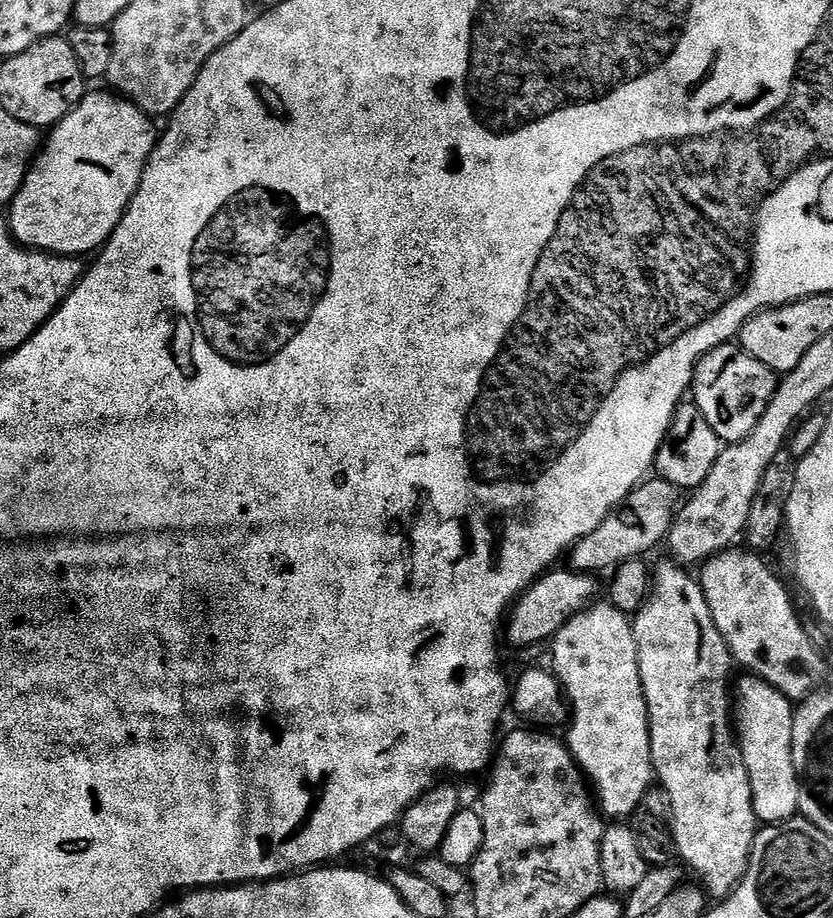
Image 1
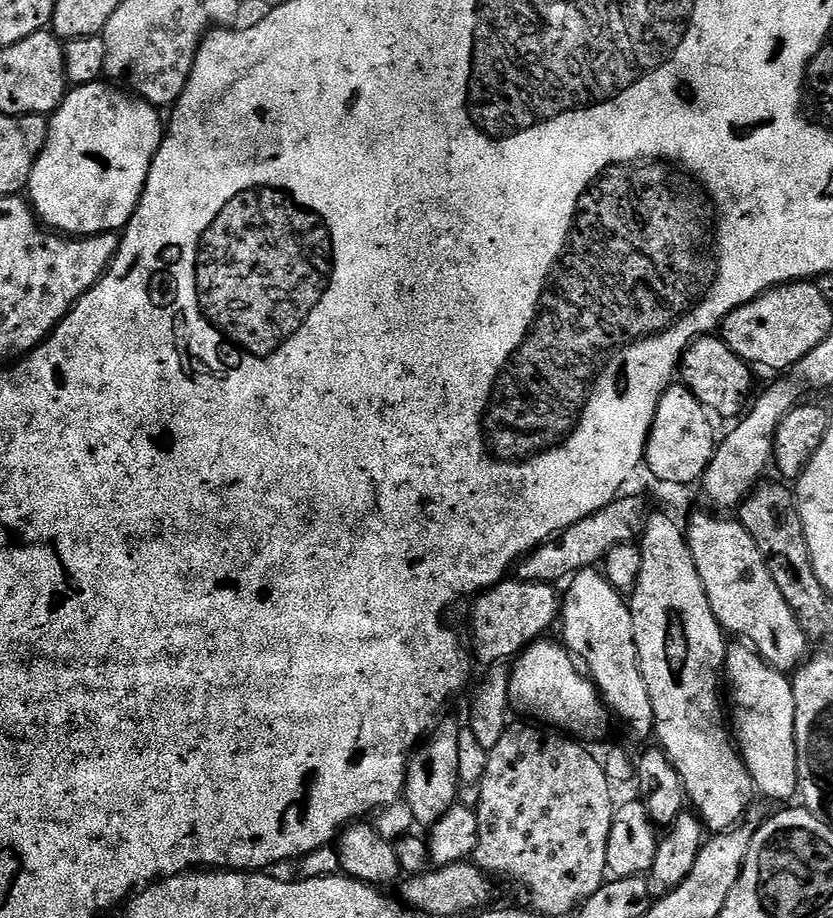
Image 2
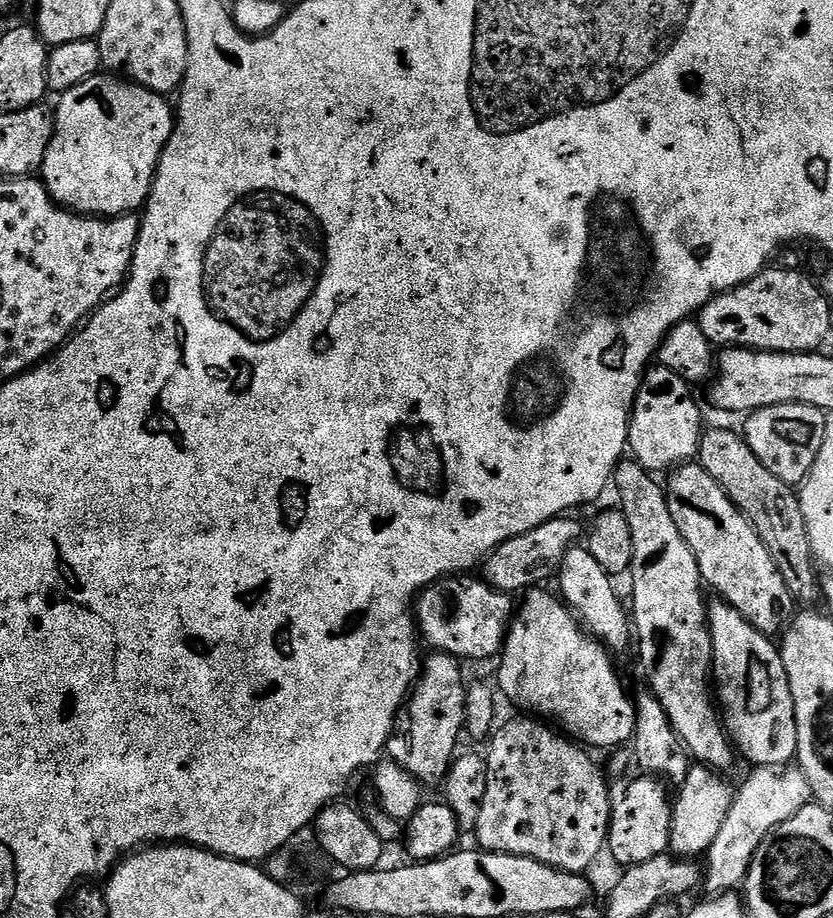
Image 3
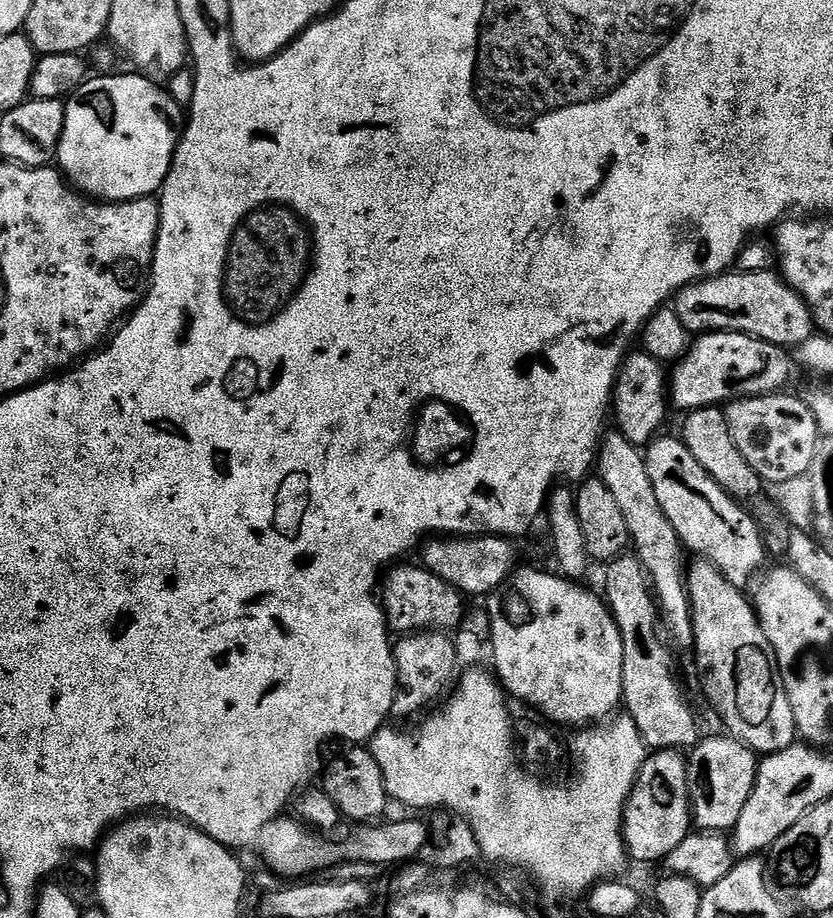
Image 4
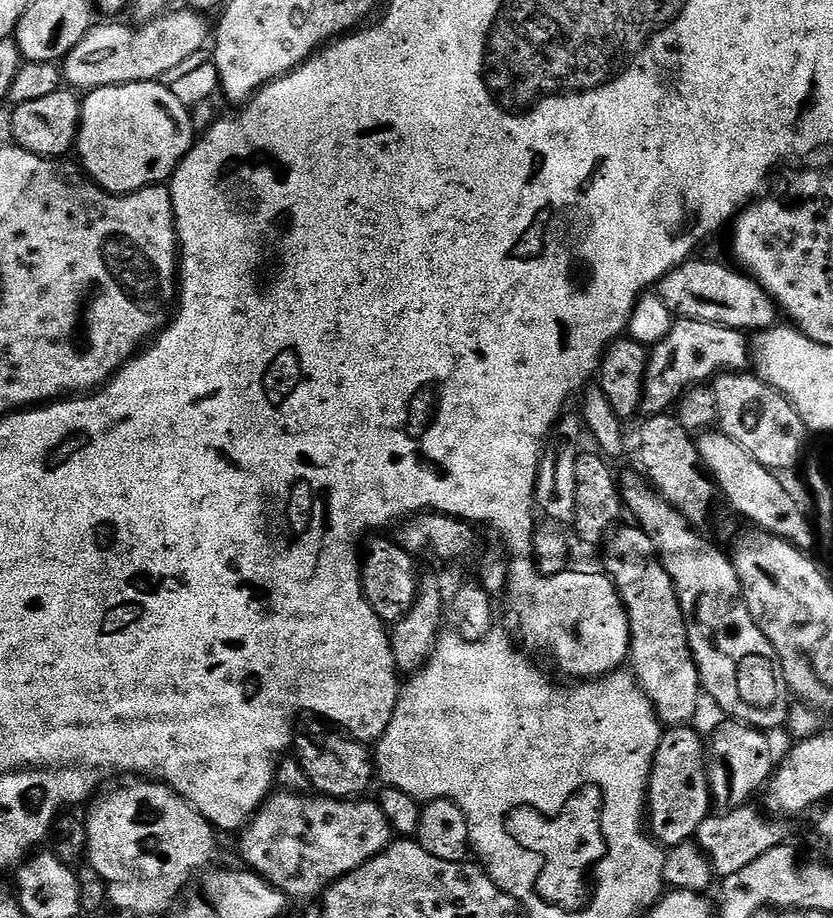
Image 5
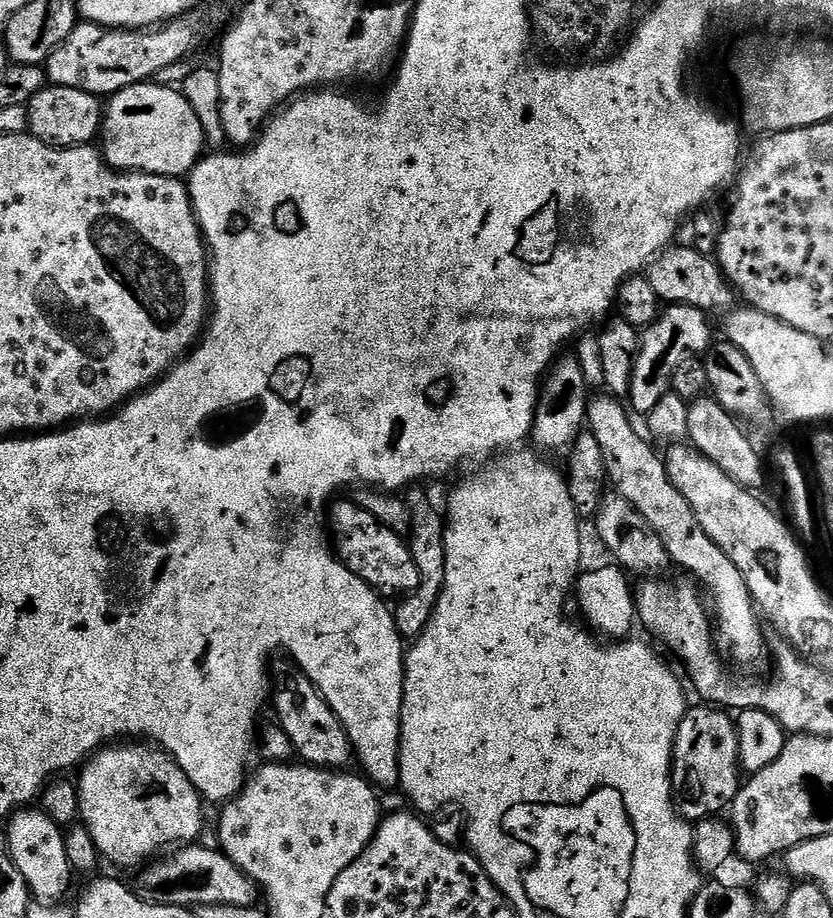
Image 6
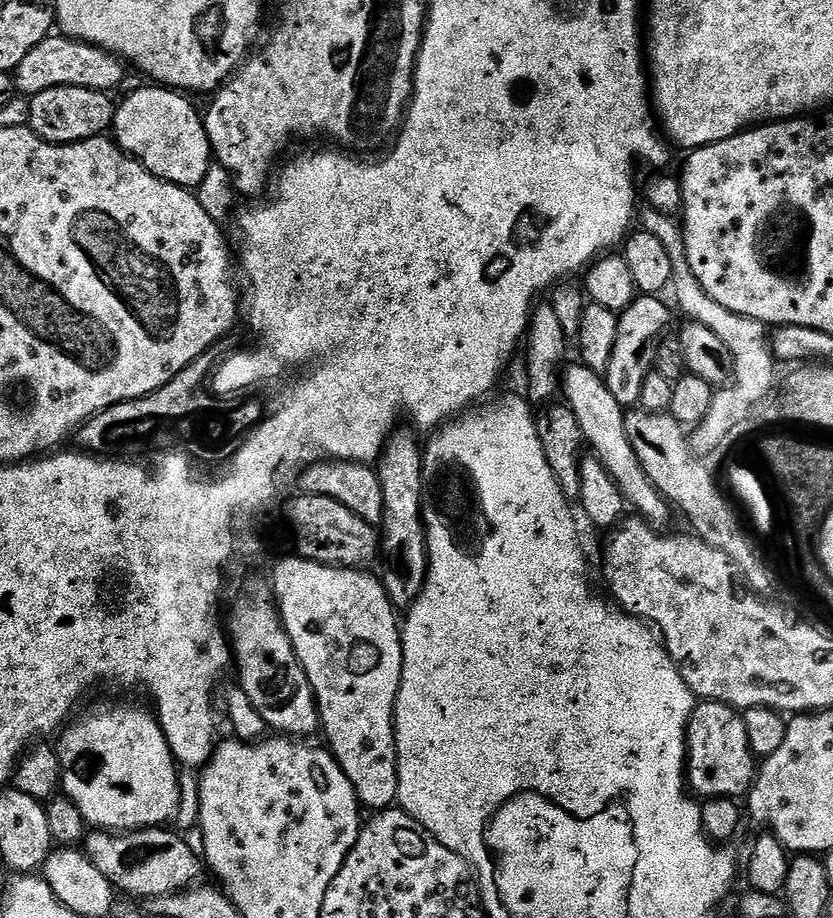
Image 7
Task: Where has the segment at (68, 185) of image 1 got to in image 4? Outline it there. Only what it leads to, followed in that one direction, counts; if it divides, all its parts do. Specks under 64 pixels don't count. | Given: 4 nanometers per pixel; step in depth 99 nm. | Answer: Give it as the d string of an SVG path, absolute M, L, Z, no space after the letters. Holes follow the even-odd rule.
M96 75L85 80L67 97L62 138L56 151L59 171L73 188L101 202L140 200L143 196L155 197L164 187L168 172L172 168L176 148L180 144L182 108L179 108L154 81L147 80L144 77L147 75Z

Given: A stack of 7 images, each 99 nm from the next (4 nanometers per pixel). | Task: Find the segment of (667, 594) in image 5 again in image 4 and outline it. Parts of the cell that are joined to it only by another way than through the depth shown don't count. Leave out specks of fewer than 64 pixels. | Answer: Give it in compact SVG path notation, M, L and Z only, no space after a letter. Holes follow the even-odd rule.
M632 554L619 556L618 559L611 561L607 568L608 573L604 576L602 596L616 620L617 630L621 634L623 707L626 709L627 715L631 716L632 721L638 726L645 745L649 749L691 750L700 743L702 733L700 733L699 726L696 725L696 716L692 713L687 698L684 697L684 688L680 685L679 678L676 677L676 660L672 657L671 650L673 651L673 649L666 639L666 629L660 619L660 610L648 574Z

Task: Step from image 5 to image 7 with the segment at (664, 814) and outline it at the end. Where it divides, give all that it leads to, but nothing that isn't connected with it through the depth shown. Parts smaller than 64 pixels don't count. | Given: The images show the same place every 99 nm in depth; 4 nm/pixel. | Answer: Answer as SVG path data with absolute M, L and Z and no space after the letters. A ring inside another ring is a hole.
M717 700L697 703L688 723L687 787L700 798L744 798L757 775L758 758L752 752L743 715Z

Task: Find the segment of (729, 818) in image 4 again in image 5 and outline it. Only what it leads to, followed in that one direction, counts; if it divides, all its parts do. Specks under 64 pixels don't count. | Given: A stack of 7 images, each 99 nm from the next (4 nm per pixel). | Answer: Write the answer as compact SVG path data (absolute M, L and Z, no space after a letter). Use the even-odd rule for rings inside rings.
M724 722L712 736L712 744L706 748L706 771L708 791L713 805L717 809L731 810L747 805L752 795L759 793L768 783L768 777L774 768L772 744L765 733L753 730L739 722Z

